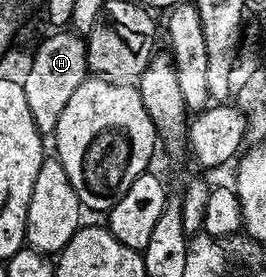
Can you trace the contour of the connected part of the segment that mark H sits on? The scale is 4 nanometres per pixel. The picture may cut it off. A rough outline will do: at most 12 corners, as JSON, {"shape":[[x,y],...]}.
{"shape":[[52,31],[22,76],[42,135],[88,76],[88,47]]}

